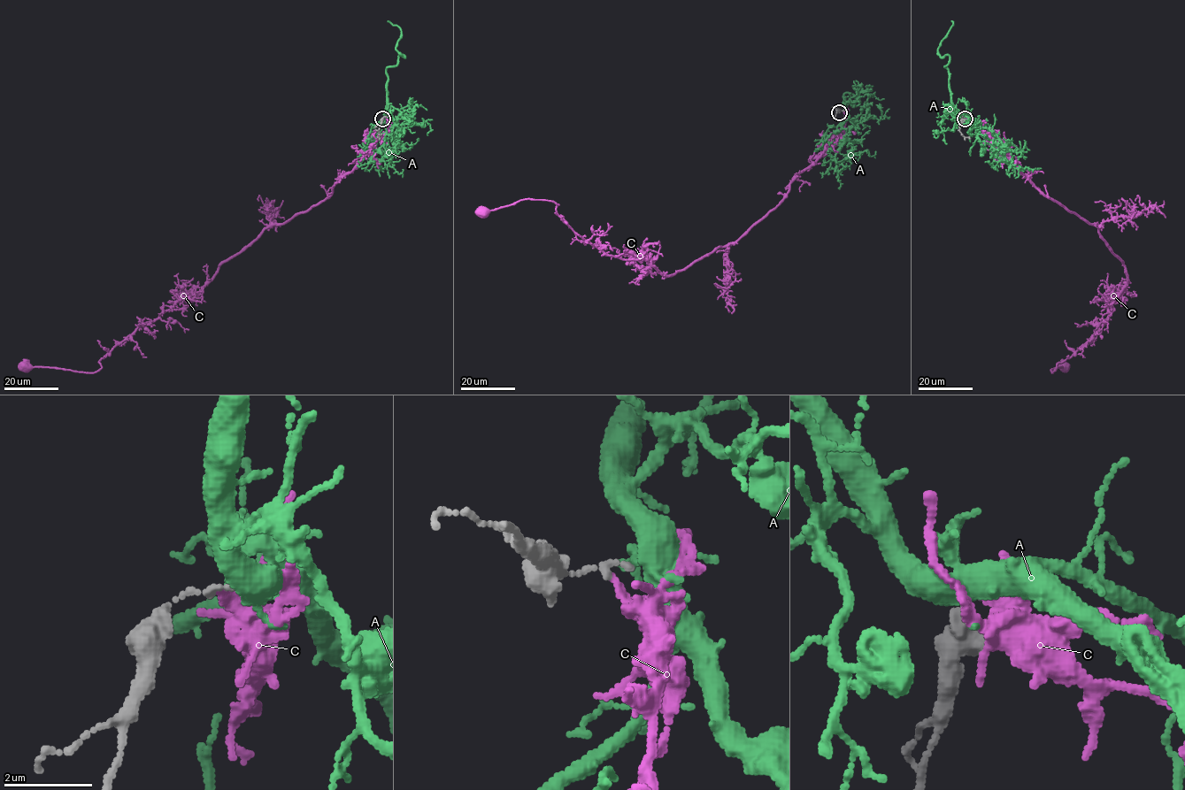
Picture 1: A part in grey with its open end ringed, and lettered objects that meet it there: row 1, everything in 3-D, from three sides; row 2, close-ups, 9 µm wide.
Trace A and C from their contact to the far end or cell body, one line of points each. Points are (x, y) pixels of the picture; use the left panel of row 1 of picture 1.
A: (387, 116), (386, 68), (397, 63), (399, 56), (404, 57), (396, 49), (400, 29), (388, 20)
C: (386, 117), (386, 133), (329, 195), (266, 227), (224, 262), (188, 306), (142, 324), (94, 372), (26, 366)

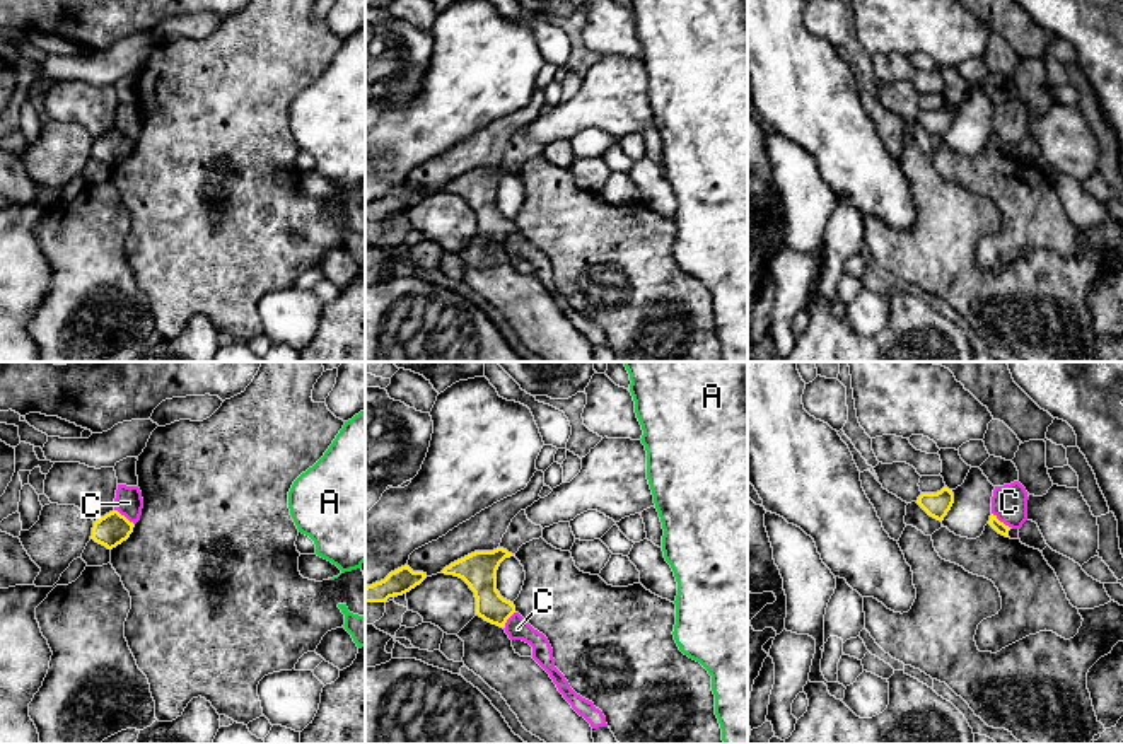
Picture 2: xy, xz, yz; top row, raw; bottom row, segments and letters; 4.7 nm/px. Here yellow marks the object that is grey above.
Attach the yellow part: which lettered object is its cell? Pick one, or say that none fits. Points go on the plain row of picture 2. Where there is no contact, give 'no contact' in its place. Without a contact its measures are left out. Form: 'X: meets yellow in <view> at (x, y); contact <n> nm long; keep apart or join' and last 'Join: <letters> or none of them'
A: no contact; keep apart
C: meets yellow in xy at (123, 133); contact 120 nm long; keep apart
Join: none of them

